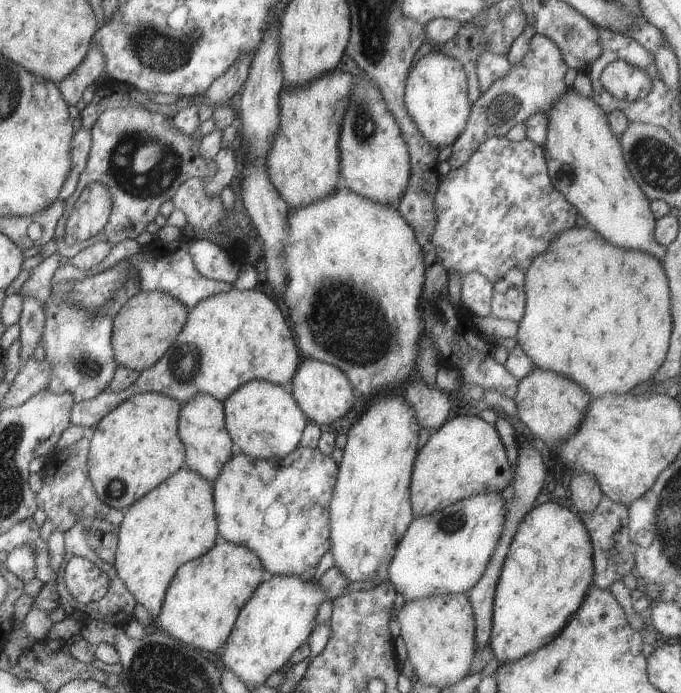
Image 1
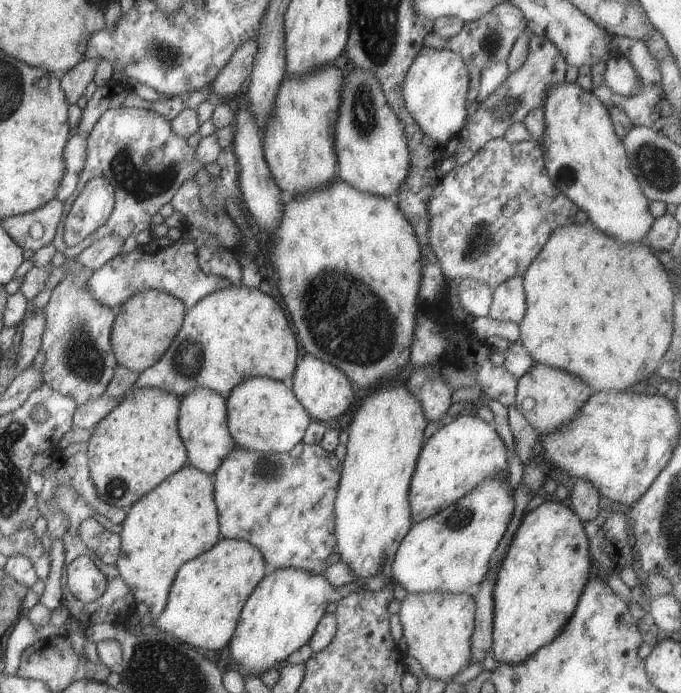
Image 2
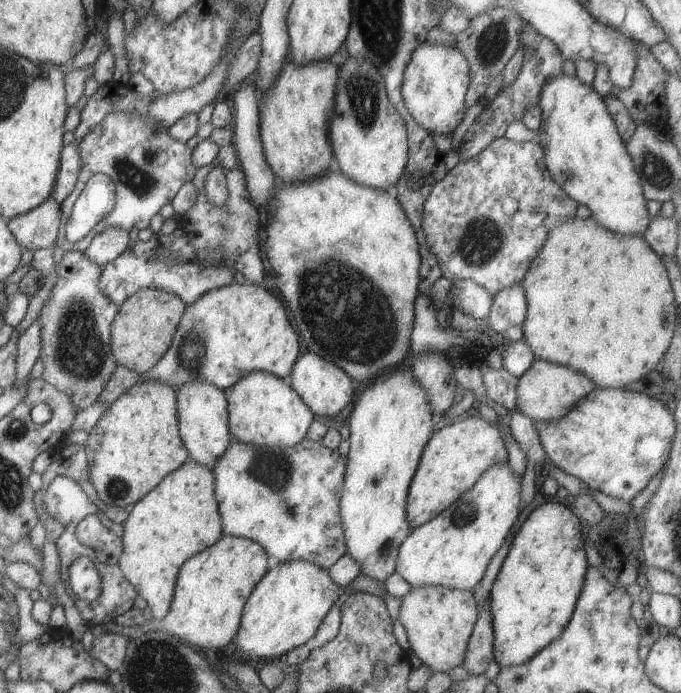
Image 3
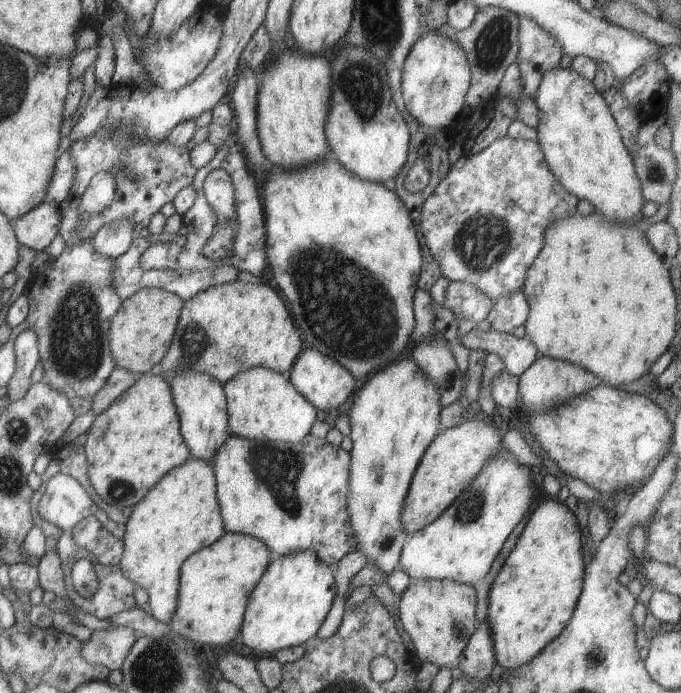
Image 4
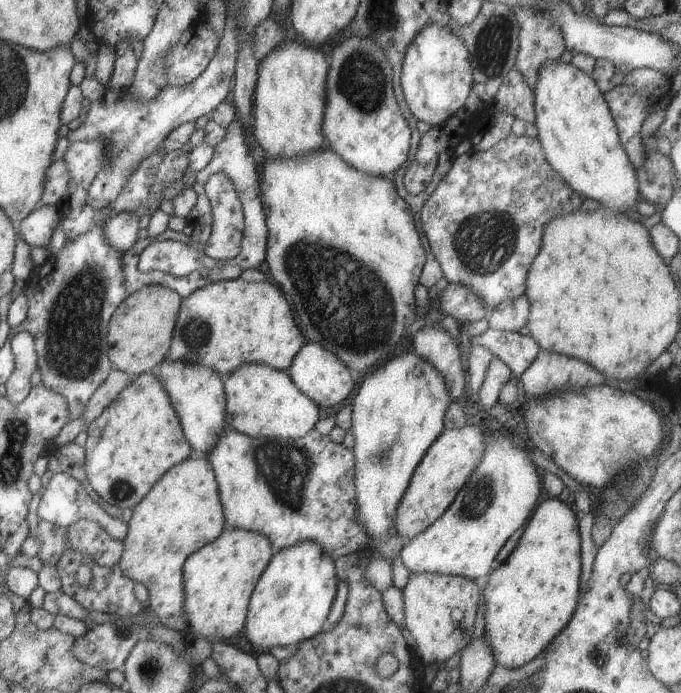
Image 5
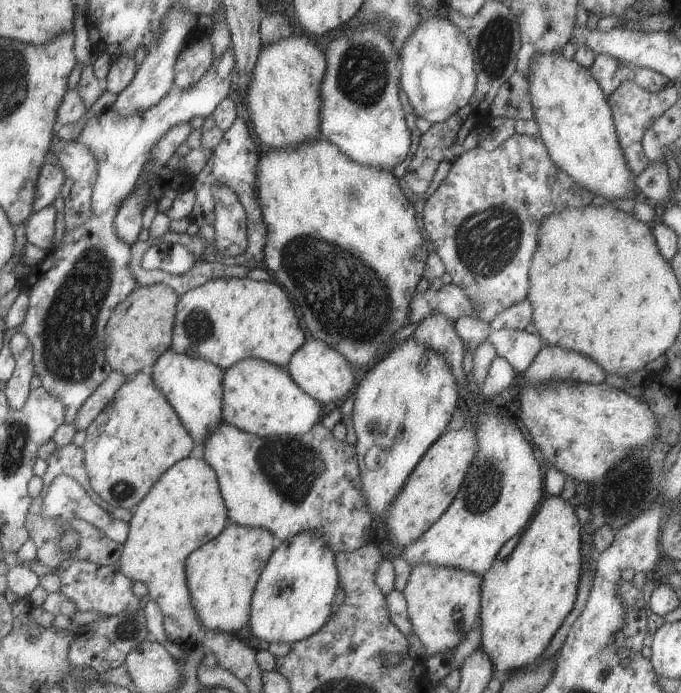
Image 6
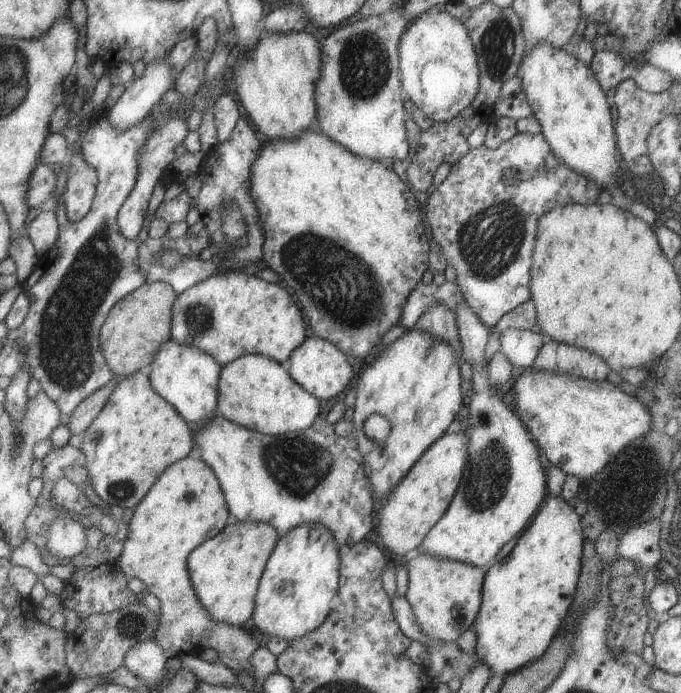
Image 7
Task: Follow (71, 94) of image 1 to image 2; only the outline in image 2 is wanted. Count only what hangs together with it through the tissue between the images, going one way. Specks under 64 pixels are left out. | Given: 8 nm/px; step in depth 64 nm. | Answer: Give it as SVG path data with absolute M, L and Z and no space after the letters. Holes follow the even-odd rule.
M92 58L79 61L75 66L60 74L60 87L68 104L76 104L83 94L85 86L94 77L99 59Z

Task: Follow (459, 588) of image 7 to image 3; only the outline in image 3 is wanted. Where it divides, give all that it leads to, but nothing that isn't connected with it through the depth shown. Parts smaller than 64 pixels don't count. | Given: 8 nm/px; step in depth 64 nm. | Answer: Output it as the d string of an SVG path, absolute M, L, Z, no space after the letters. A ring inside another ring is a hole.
M427 585L411 587L402 596L398 609L398 620L402 624L408 643L410 644L408 654L414 654L422 664L427 665L433 673L448 673L454 666L462 663L468 638L472 633L476 618L478 617L473 592L470 589L450 589L441 585Z

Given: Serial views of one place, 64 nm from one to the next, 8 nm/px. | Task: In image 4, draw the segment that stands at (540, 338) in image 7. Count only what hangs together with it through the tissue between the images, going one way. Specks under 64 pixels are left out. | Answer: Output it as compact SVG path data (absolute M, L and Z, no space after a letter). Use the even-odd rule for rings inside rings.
M474 328L458 339L469 350L497 354L506 372L517 378L539 356L529 337L515 338L509 333L495 332L492 329L480 332Z

